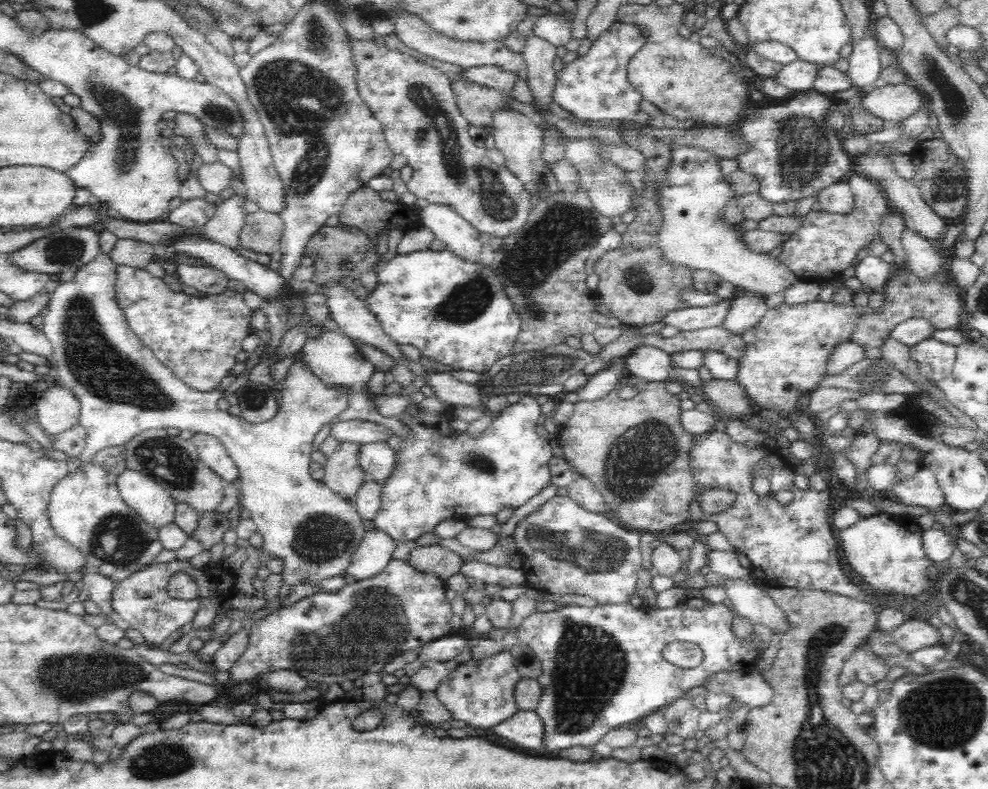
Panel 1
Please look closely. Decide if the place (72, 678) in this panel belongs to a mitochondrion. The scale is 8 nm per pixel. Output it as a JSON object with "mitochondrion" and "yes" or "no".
{"mitochondrion":"yes"}

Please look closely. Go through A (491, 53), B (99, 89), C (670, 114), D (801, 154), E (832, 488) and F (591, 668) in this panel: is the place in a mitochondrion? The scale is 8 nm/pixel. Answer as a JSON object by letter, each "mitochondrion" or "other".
{"A":"other","B":"mitochondrion","C":"other","D":"mitochondrion","E":"other","F":"mitochondrion"}

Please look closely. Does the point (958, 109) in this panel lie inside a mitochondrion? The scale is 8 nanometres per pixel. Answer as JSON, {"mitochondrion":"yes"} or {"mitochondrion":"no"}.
{"mitochondrion":"yes"}

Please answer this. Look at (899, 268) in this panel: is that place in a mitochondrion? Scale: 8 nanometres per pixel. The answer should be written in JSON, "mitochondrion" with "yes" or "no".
{"mitochondrion":"no"}

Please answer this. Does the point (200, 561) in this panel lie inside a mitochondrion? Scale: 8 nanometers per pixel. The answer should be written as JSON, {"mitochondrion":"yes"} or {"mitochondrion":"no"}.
{"mitochondrion":"no"}

